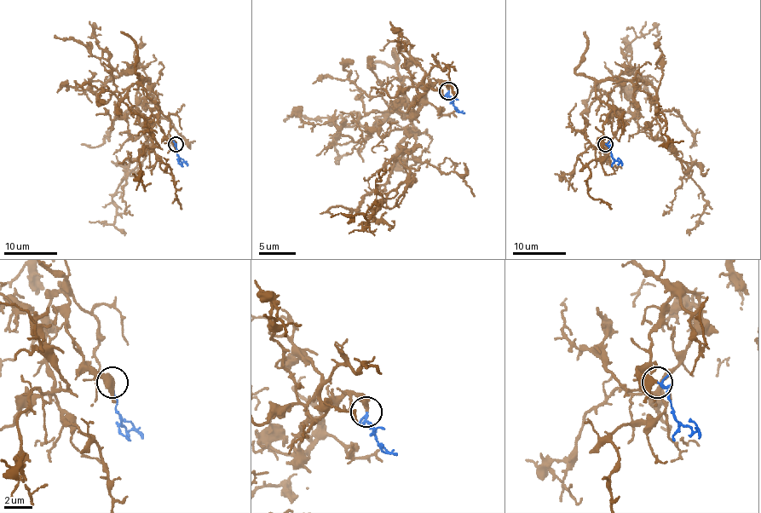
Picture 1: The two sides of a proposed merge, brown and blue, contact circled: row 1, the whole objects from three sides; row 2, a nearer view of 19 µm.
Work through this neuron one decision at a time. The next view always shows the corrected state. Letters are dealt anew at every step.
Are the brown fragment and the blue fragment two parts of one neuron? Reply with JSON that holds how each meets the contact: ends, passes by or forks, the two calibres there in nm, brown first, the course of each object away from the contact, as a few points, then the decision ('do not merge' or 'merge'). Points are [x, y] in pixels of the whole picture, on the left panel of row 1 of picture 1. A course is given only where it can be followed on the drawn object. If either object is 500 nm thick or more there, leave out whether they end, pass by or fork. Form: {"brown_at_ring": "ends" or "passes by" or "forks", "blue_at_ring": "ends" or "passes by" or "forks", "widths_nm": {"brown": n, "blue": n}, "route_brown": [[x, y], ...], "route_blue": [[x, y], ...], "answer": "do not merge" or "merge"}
{"brown_at_ring": "passes by", "blue_at_ring": "passes by", "widths_nm": {"brown": 320, "blue": 140}, "route_brown": [[175, 144], [158, 123], [143, 79], [137, 112], [147, 147], [114, 194], [114, 222], [89, 221]], "route_blue": [[175, 144], [180, 161], [187, 165]], "answer": "merge"}

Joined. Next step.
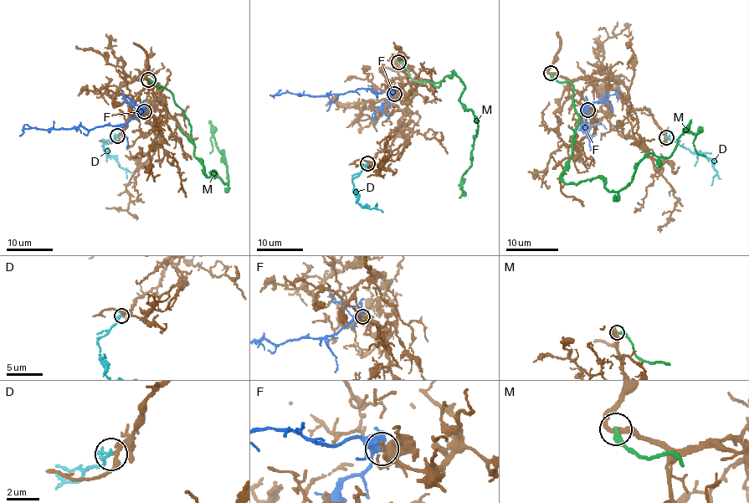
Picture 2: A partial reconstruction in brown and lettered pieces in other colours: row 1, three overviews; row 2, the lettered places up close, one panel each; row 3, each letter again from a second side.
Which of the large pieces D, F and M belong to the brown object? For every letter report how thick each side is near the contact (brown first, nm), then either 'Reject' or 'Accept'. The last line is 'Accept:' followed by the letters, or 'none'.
D: Thickness 240 nm (brown) against 260 nm. Accept
F: Thickness 400 nm (brown) against 400 nm. Reject
M: Thickness 280 nm (brown) against 280 nm. Reject
Accept: D

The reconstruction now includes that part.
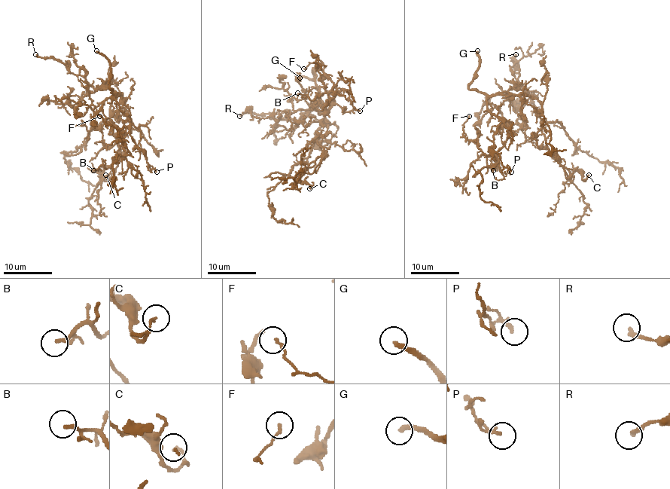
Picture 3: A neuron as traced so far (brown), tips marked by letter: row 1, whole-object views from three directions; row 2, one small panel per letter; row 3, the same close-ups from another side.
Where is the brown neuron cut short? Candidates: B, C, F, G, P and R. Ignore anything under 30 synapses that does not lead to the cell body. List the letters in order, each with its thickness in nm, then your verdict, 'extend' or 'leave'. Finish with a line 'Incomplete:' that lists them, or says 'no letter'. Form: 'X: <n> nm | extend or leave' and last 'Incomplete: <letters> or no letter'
B: 200 nm | extend
C: 110 nm | leave
F: 150 nm | leave
G: 240 nm | extend
P: 140 nm | leave
R: 240 nm | leave
Incomplete: B, G

